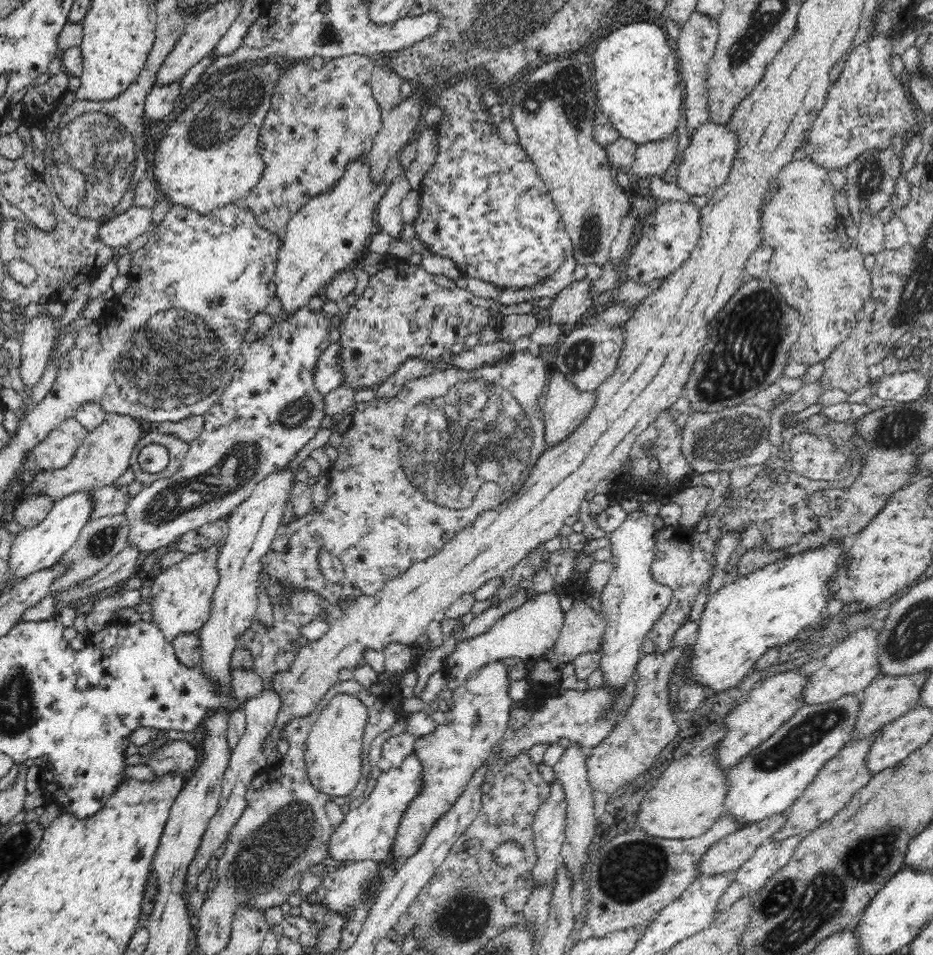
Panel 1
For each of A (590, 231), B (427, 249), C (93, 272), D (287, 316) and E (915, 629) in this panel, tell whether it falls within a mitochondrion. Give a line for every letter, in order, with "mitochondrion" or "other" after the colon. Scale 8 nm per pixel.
A: mitochondrion
B: other
C: other
D: other
E: mitochondrion

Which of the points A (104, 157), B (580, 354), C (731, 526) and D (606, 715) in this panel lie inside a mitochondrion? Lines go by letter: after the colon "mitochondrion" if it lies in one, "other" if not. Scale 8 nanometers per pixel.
A: mitochondrion
B: mitochondrion
C: other
D: mitochondrion

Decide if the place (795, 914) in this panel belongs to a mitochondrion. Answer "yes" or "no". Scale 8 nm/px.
yes

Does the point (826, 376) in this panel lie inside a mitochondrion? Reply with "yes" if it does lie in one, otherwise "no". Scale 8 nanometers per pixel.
no

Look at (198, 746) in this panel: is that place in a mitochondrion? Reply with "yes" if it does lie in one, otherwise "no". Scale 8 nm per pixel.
no

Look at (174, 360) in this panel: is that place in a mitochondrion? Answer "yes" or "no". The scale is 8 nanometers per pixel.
yes

